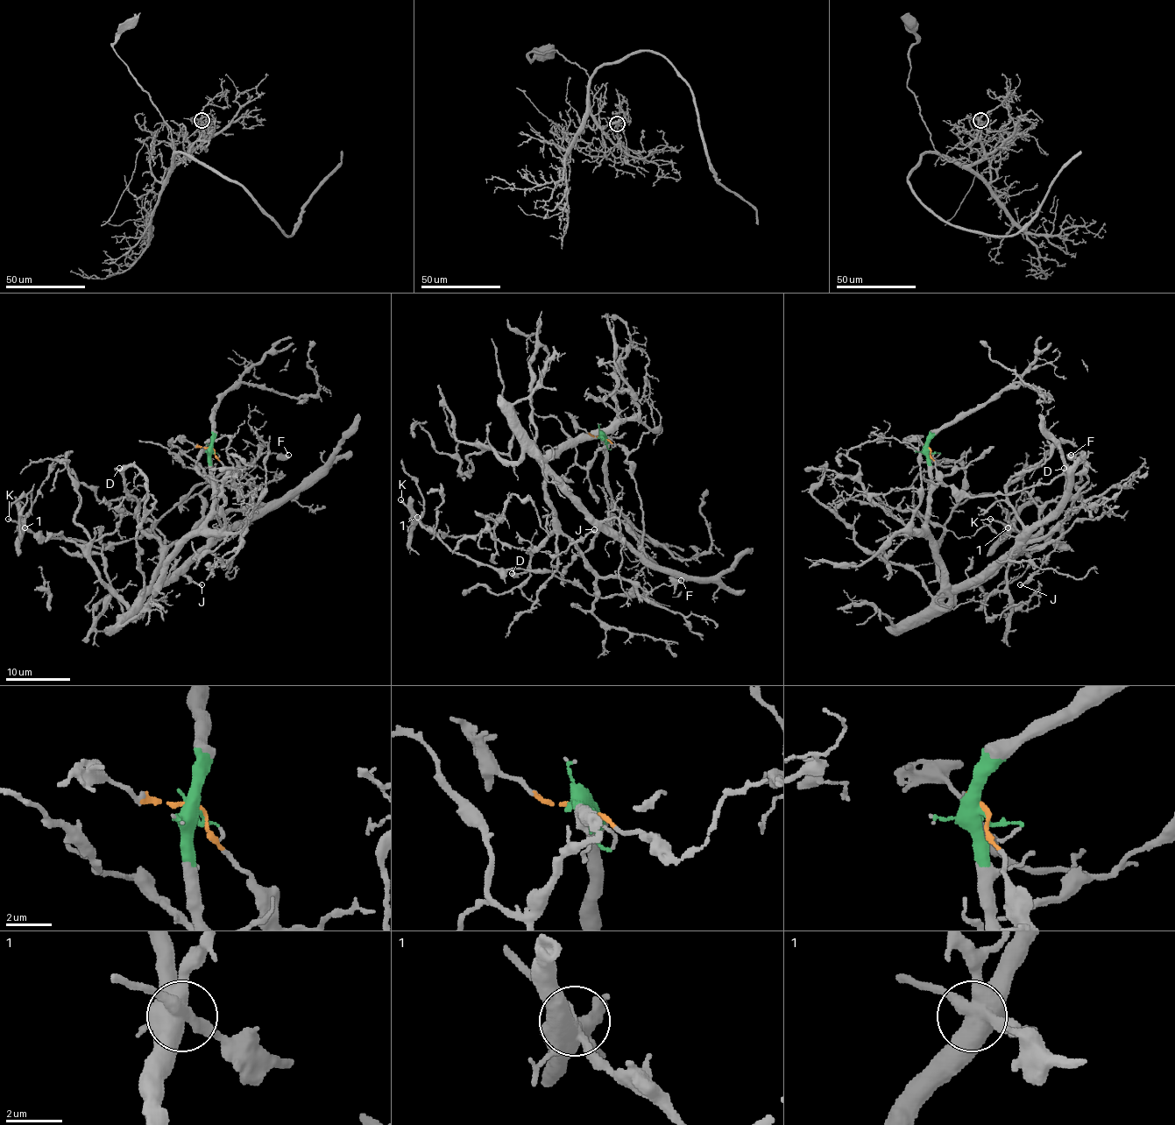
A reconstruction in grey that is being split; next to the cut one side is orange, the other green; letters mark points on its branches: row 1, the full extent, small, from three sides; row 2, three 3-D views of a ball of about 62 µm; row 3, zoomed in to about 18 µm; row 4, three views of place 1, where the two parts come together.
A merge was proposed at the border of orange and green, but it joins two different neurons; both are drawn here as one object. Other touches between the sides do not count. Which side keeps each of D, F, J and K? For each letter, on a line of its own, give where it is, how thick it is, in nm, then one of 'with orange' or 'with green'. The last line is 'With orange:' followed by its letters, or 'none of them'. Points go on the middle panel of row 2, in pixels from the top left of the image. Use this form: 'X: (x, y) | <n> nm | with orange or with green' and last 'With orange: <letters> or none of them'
D: (512, 573) | 550 nm | with green
F: (681, 580) | 460 nm | with orange
J: (594, 529) | 240 nm | with green
K: (400, 499) | 240 nm | with orange
With orange: F, K

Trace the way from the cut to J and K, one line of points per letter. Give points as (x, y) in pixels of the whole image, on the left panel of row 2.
J: (211, 449), (213, 515), (152, 588), (152, 576), (160, 569), (164, 542), (162, 557), (201, 584)
K: (211, 449), (238, 492), (250, 494), (253, 479), (222, 471), (136, 538), (103, 548), (37, 538), (8, 518)

